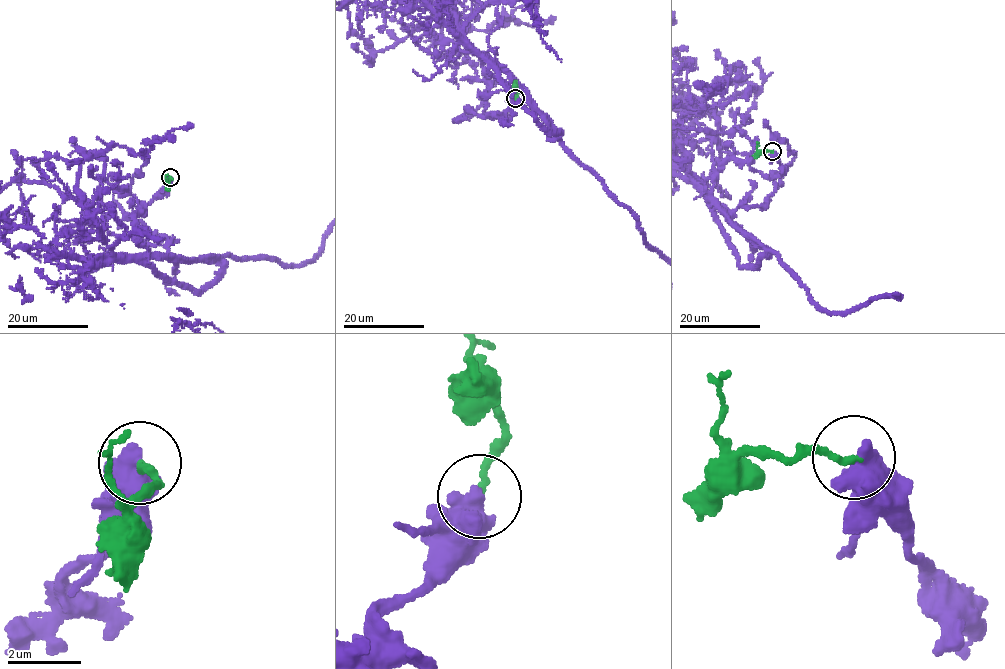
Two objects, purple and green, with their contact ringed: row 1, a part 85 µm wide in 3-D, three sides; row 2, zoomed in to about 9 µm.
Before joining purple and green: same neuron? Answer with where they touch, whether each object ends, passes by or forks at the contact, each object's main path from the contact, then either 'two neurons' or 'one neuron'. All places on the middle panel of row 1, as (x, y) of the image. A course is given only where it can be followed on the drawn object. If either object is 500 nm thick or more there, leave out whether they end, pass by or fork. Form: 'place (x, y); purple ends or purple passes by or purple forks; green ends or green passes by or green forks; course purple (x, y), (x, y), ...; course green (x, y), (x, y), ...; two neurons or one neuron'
place (515, 98); purple passes by; green ends; course green (516, 98), (517, 82); two neurons

